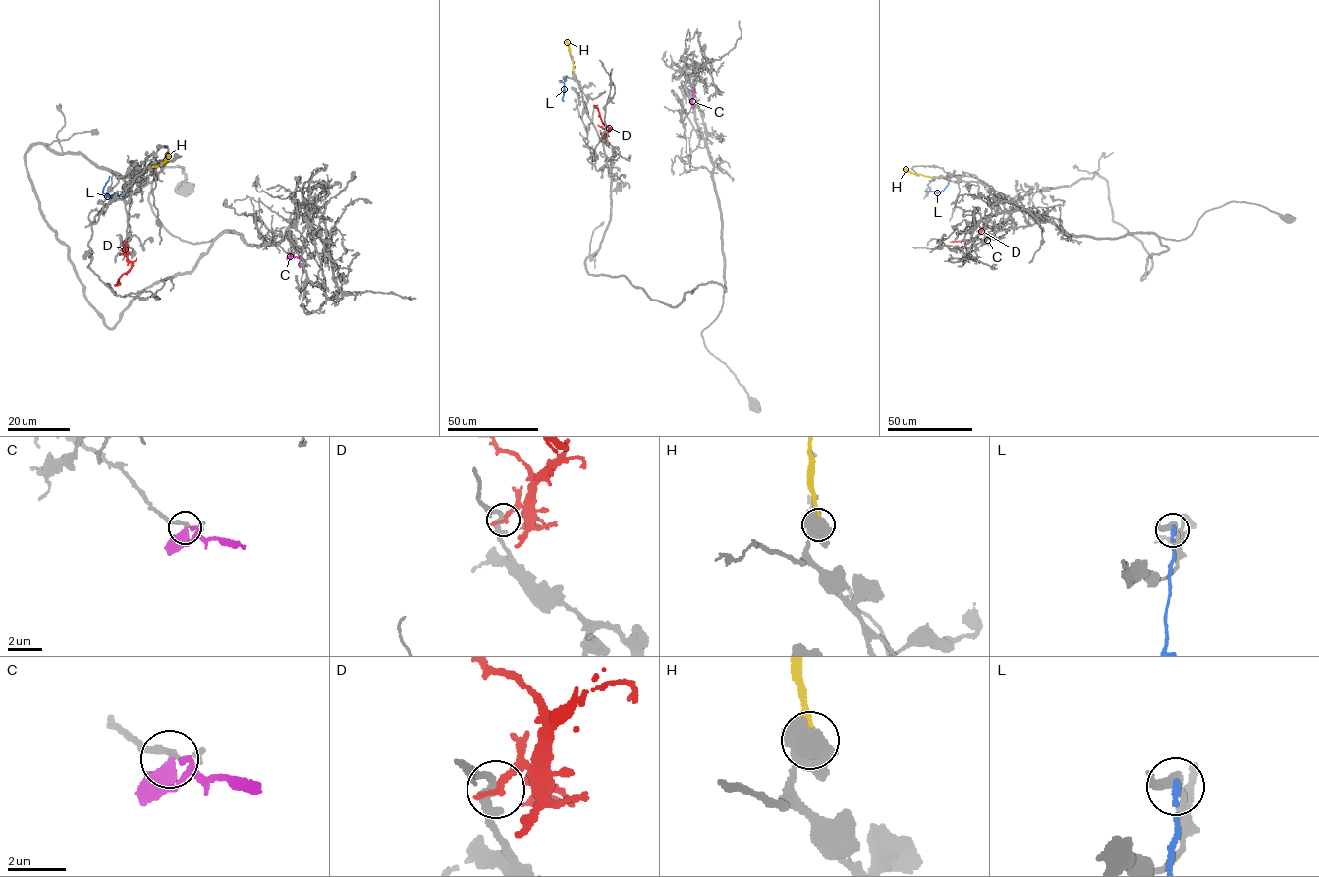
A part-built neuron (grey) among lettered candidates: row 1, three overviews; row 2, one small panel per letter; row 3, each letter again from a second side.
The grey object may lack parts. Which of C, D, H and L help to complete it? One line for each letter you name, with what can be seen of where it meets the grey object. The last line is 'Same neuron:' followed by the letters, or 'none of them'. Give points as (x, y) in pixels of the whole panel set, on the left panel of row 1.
C: meets grey at (290, 254)
Same neuron: C

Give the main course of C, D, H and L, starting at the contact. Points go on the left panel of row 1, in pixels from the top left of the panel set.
C: (290, 254), (290, 257), (302, 258), (300, 267)
D: (121, 248), (132, 266), (114, 285)
H: (151, 166), (165, 162), (169, 153)
L: (123, 195), (112, 196), (104, 193), (109, 176)

